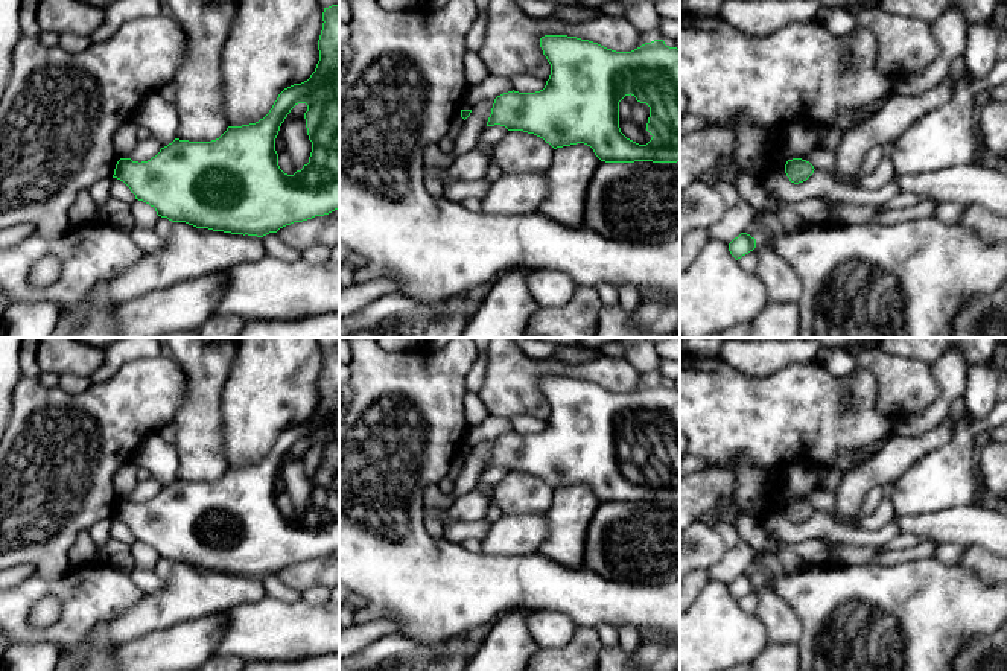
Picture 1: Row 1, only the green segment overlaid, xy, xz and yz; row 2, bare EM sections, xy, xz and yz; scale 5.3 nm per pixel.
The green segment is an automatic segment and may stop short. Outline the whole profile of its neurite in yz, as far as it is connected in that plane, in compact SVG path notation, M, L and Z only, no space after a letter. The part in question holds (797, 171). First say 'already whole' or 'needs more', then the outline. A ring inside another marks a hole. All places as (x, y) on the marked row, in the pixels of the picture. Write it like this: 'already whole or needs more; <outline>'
already whole; M802 158L788 160L785 164L785 173L794 184L806 181L814 173L814 170L814 166Z

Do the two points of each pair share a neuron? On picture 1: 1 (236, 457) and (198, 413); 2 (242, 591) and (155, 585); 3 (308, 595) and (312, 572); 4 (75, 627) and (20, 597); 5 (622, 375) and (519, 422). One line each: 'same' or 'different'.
1: different
2: different
3: different
4: same
5: different

